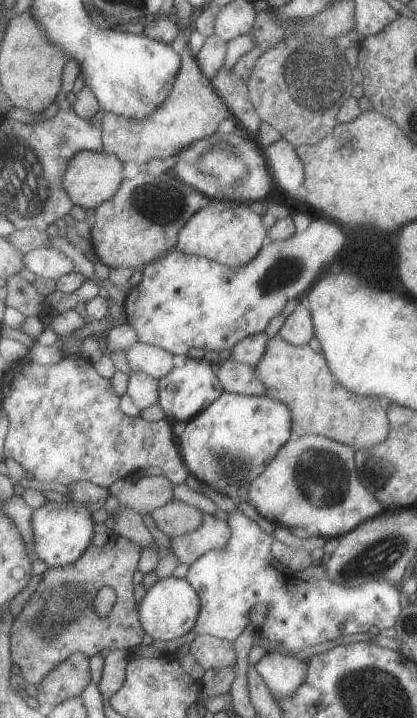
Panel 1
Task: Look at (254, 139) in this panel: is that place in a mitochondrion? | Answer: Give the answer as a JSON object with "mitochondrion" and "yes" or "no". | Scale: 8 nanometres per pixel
{"mitochondrion":"no"}

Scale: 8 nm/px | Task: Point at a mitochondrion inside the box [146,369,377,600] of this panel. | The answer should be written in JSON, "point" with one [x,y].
{"point":[325,478]}

